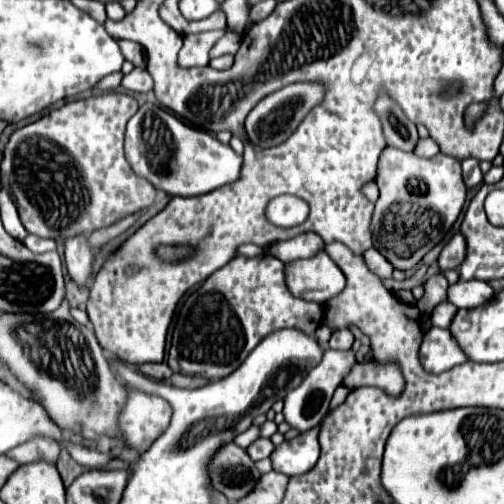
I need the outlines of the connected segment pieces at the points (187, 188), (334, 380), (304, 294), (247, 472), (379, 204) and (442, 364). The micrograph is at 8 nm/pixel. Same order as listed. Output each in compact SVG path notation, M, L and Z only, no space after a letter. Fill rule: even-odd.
M145 103L129 119L125 133L125 157L139 177L145 177L157 189L179 197L197 197L209 193L225 183L239 179L243 157L239 157L229 145L219 143L207 131L199 131L183 125L173 113L161 109L155 103ZM165 141L171 141L171 155L165 167Z
M327 349L323 355L323 361L317 367L313 367L313 371L303 379L303 383L285 397L285 407L283 407L285 421L293 429L297 429L299 433L317 427L321 423L321 419L325 417L325 413L329 411L329 401L331 401L333 391L343 383L343 379L349 375L349 371L353 369L355 363L357 363L355 351L331 351L331 349Z
M319 251L313 257L285 263L285 283L295 297L325 303L343 291L345 275L325 251Z
M235 443L221 445L207 463L213 489L223 493L231 503L245 497L259 481L259 471L245 449Z
M385 147L379 157L379 171L377 171L377 185L379 185L379 199L375 201L375 211L371 217L371 235L373 247L395 267L409 271L413 269L453 227L457 221L463 203L465 203L465 183L461 177L461 163L447 155L435 155L433 159L419 159L417 155L405 153L395 147Z
M431 327L419 347L419 361L429 373L443 373L463 361L467 361L461 347L457 347L455 339L447 329Z

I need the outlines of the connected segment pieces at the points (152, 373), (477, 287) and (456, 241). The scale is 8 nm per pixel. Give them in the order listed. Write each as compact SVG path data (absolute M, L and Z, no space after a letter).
M143 363L143 365L137 365L137 369L147 375L147 377L153 377L153 379L167 379L173 375L173 371L169 369L167 363Z
M457 281L447 289L447 301L455 307L473 309L485 305L493 297L493 289L485 281Z
M461 233L453 235L453 239L443 247L443 251L439 255L441 271L457 269L463 263L463 259L465 259L465 249L467 249L467 243L465 243L463 235Z

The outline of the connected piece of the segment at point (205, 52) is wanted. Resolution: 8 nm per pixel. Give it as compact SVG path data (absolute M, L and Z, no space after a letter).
M213 31L209 34L201 33L183 38L183 47L179 51L179 67L205 67L209 63L209 49L215 45L217 39L223 37L225 31Z

